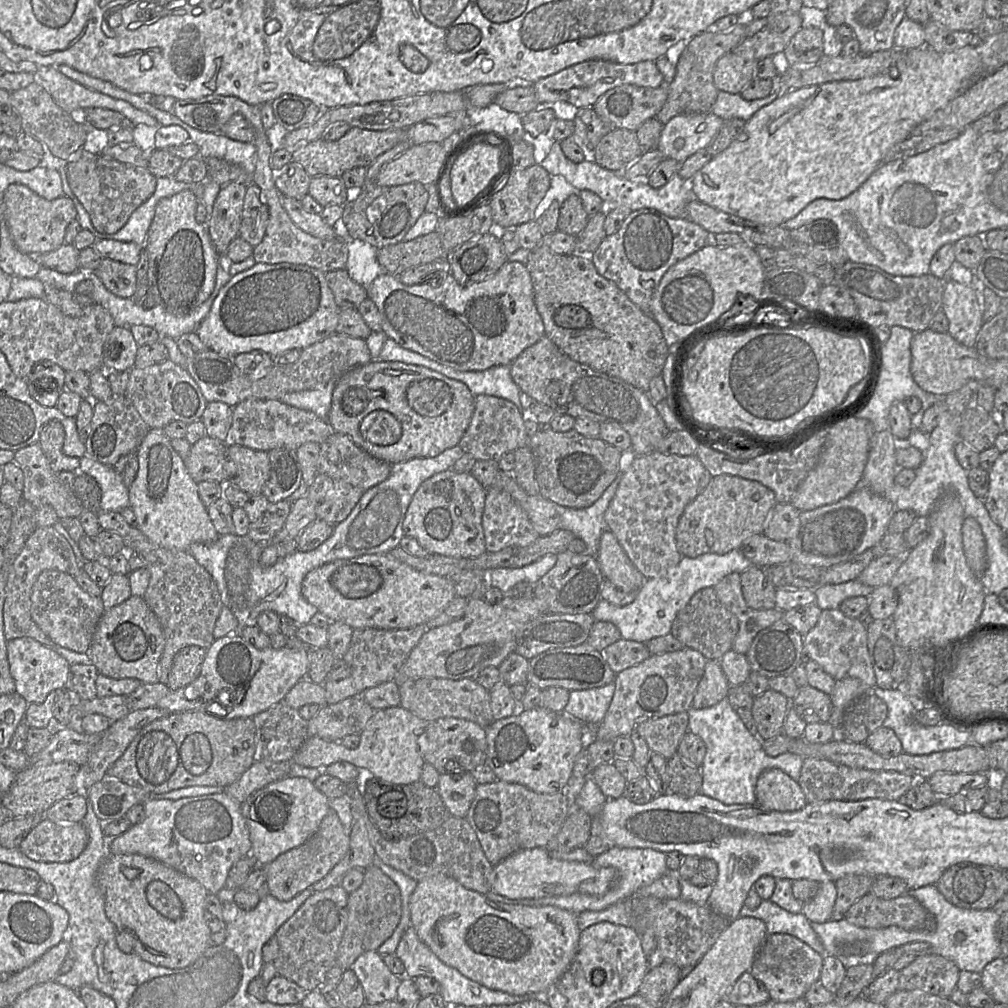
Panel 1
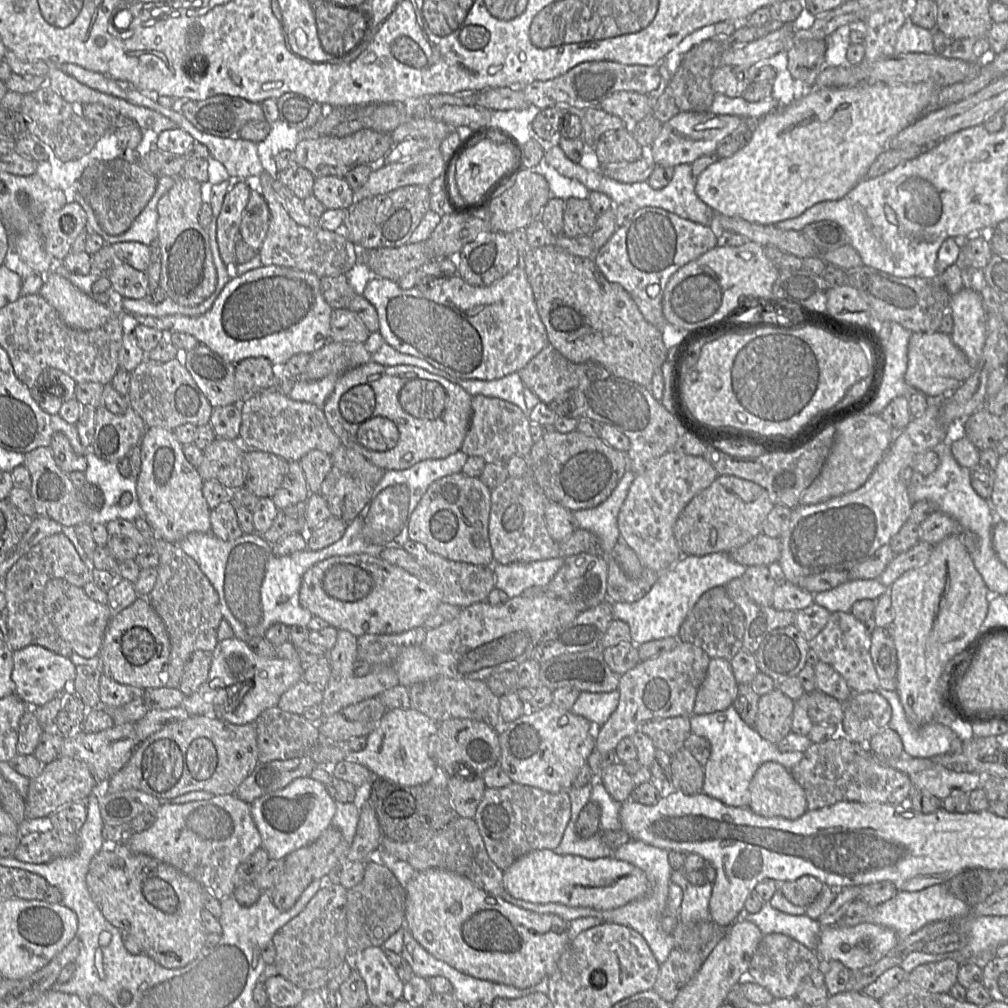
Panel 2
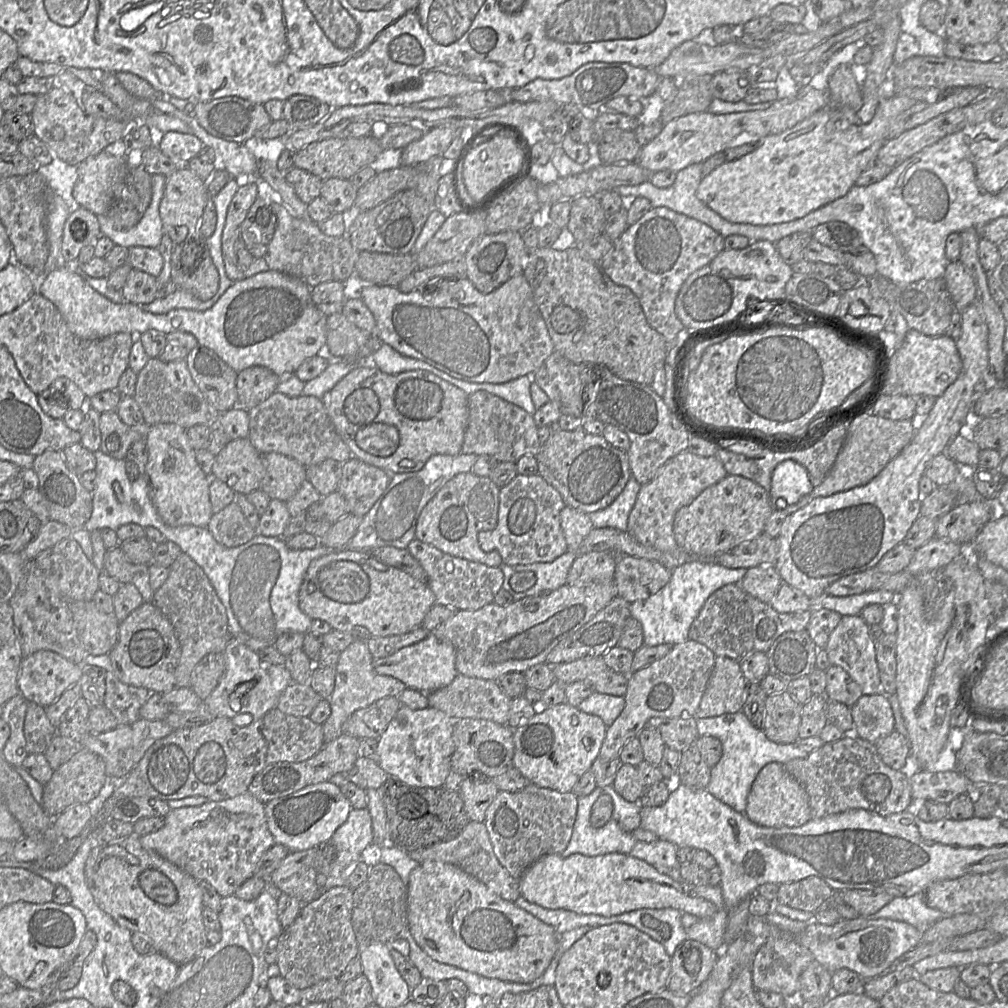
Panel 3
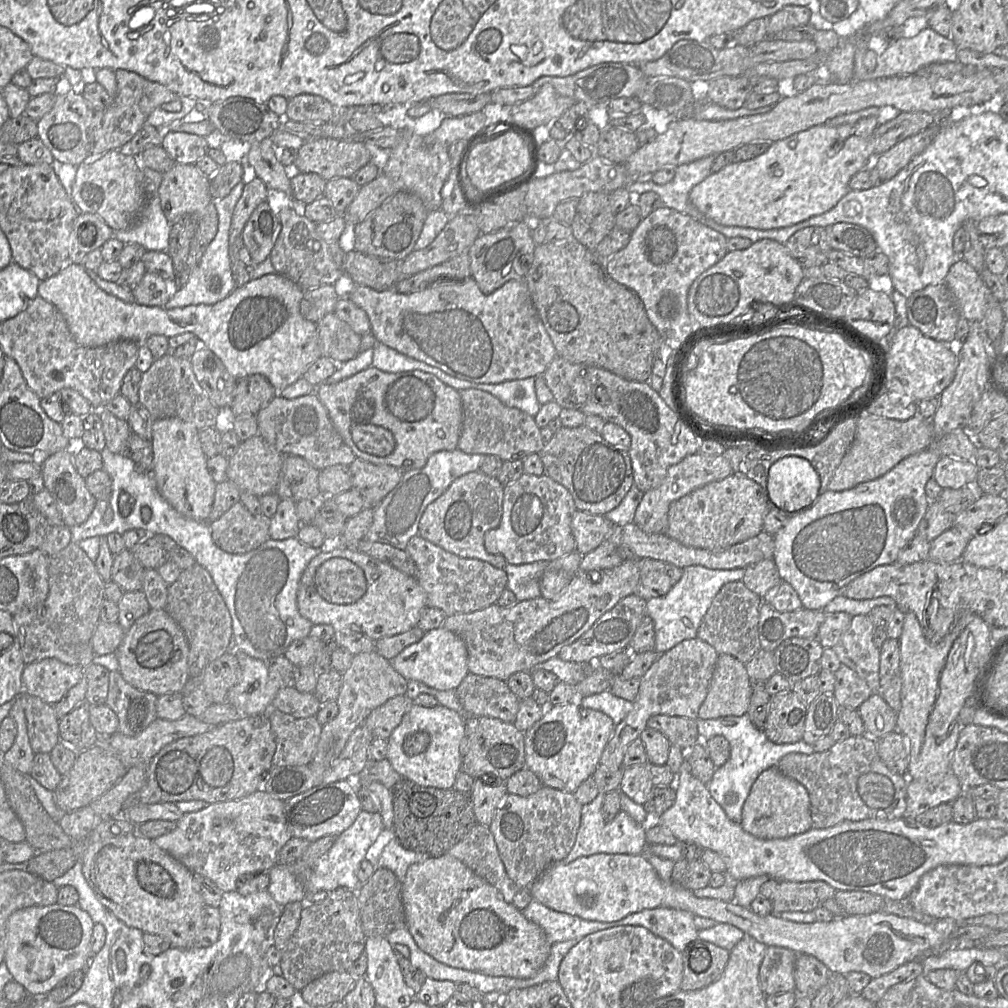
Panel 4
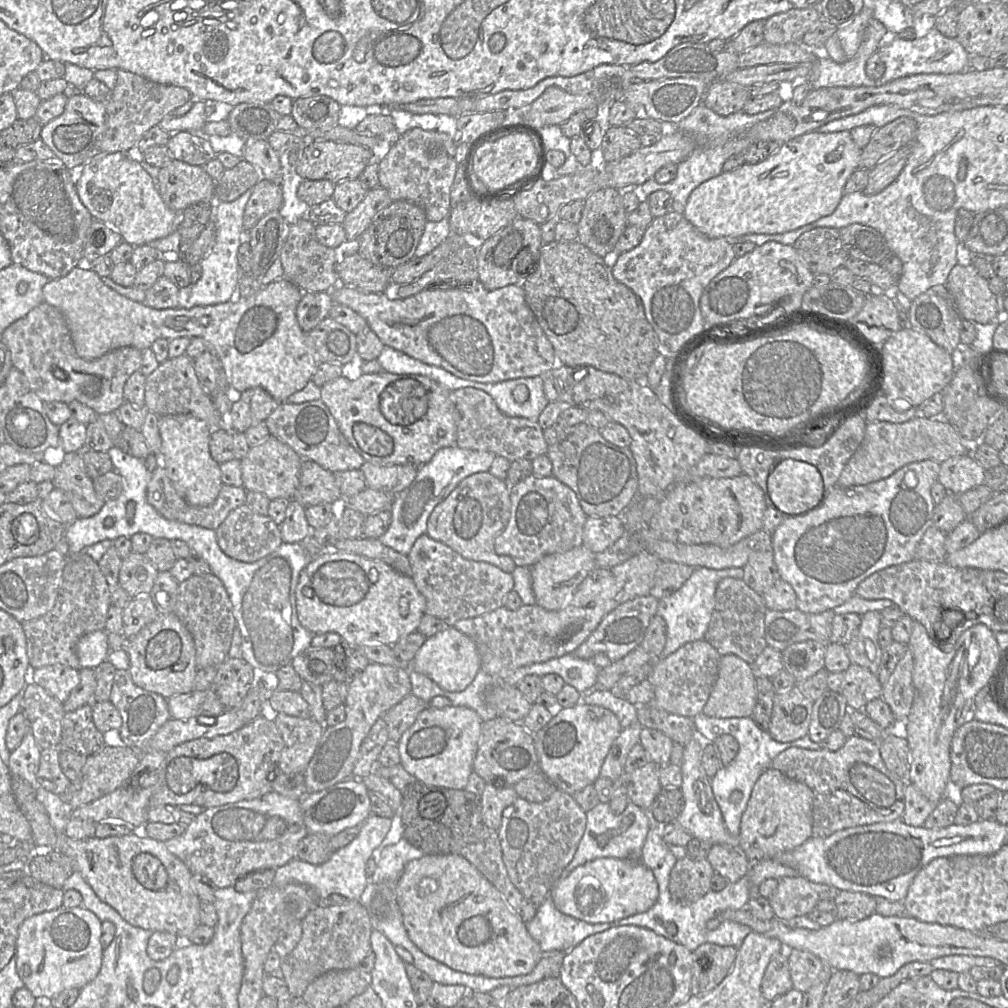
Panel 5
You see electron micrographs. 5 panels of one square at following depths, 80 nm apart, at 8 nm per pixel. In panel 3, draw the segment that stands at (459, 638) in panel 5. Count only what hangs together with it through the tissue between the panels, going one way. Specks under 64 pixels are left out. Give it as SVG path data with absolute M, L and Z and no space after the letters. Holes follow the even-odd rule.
M429 633L425 639L403 647L390 656L374 659L373 667L376 673L392 676L402 681L408 688L420 692L431 692L449 685L458 675L455 660L453 645L438 639L433 633Z

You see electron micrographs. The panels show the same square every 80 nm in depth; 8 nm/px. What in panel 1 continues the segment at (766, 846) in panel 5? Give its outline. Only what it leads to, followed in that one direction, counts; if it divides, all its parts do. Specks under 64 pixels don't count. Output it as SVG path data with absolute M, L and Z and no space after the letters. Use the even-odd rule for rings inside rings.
M778 768L760 774L755 793L756 804L768 811L793 812L808 804L799 783Z

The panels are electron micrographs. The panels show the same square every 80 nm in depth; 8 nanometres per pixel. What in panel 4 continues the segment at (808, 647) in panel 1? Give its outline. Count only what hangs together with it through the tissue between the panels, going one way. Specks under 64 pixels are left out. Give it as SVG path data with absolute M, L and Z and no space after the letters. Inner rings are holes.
M868 615L852 616L849 629L832 647L840 662L855 671L874 693L880 693L880 649L873 642L875 626Z

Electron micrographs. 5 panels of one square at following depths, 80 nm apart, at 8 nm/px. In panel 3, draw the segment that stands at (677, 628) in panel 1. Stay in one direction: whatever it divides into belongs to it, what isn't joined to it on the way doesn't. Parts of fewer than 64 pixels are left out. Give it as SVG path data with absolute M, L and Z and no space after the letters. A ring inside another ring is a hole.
M727 584L713 592L691 624L688 638L704 644L716 656L726 656L736 661L742 660L749 653L755 651L752 633L753 616L747 604L747 595L740 584Z

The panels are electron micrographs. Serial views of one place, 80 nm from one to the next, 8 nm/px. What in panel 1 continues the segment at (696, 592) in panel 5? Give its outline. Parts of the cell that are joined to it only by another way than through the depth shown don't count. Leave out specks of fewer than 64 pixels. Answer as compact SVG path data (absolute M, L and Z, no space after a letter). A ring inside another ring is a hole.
M741 549L725 554L709 553L696 558L682 556L680 562L662 574L648 578L629 604L617 606L601 599L592 611L596 621L608 621L619 629L622 639L646 643L649 640L671 633L672 623L692 596L699 590L714 587L726 575L742 573L752 562L744 556Z

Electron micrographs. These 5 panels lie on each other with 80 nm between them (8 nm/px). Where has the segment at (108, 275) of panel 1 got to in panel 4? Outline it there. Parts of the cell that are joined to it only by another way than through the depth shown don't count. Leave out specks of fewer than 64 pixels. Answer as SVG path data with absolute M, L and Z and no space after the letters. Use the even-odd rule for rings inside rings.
M148 272L132 290L135 302L149 307L164 307L175 292L174 282L167 283L162 277Z

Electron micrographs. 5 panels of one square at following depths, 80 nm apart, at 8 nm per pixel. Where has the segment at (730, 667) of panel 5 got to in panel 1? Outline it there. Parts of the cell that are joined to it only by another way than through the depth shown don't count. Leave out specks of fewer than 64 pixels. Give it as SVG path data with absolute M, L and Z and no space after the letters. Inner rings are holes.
M719 660L707 661L696 689L692 707L703 709L711 707L722 699L727 698L730 685L721 668Z

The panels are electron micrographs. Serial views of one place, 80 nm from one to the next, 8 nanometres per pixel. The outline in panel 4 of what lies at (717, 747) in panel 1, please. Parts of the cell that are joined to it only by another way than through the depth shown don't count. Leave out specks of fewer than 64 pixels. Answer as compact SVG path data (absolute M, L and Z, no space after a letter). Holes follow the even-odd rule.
M747 714L742 716L726 716L726 719L731 721L729 725L709 724L701 728L701 723L699 723L698 733L702 740L701 742L711 739L711 735L717 735L725 737L730 743L731 753L728 761L715 769L711 780L706 785L711 796L723 808L728 818L735 823L740 823L743 805L759 774L772 766L777 766L780 759L786 754L811 754L814 753L814 749L812 745L807 744L803 740L788 744L775 744L771 742L764 731L757 728L751 722ZM732 794L738 796L738 801L735 804L731 804L728 801L728 797Z

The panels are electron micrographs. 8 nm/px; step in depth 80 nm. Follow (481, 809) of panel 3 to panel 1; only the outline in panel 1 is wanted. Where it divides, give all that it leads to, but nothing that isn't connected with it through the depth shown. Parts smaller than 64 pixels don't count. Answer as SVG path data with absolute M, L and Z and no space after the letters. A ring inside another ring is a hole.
M471 772L441 774L436 789L451 816L466 817L475 796L477 782Z

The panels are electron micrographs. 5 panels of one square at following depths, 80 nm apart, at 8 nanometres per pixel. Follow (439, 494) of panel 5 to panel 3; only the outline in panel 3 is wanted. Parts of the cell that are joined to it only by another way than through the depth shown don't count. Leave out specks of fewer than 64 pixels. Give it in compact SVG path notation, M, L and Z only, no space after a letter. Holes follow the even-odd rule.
M462 452L456 455L437 454L431 456L423 468L416 472L392 474L386 490L363 517L356 534L346 548L364 552L371 552L384 546L407 548L415 538L417 520L426 504L454 476L471 472L476 460L475 454Z

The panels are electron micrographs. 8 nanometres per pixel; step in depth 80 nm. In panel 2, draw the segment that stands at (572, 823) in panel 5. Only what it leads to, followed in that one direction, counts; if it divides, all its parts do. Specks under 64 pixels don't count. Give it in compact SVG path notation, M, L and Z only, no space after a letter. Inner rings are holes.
M513 782L501 788L487 787L473 819L490 859L504 871L528 852L554 850L560 844L570 818L569 792L552 793Z

